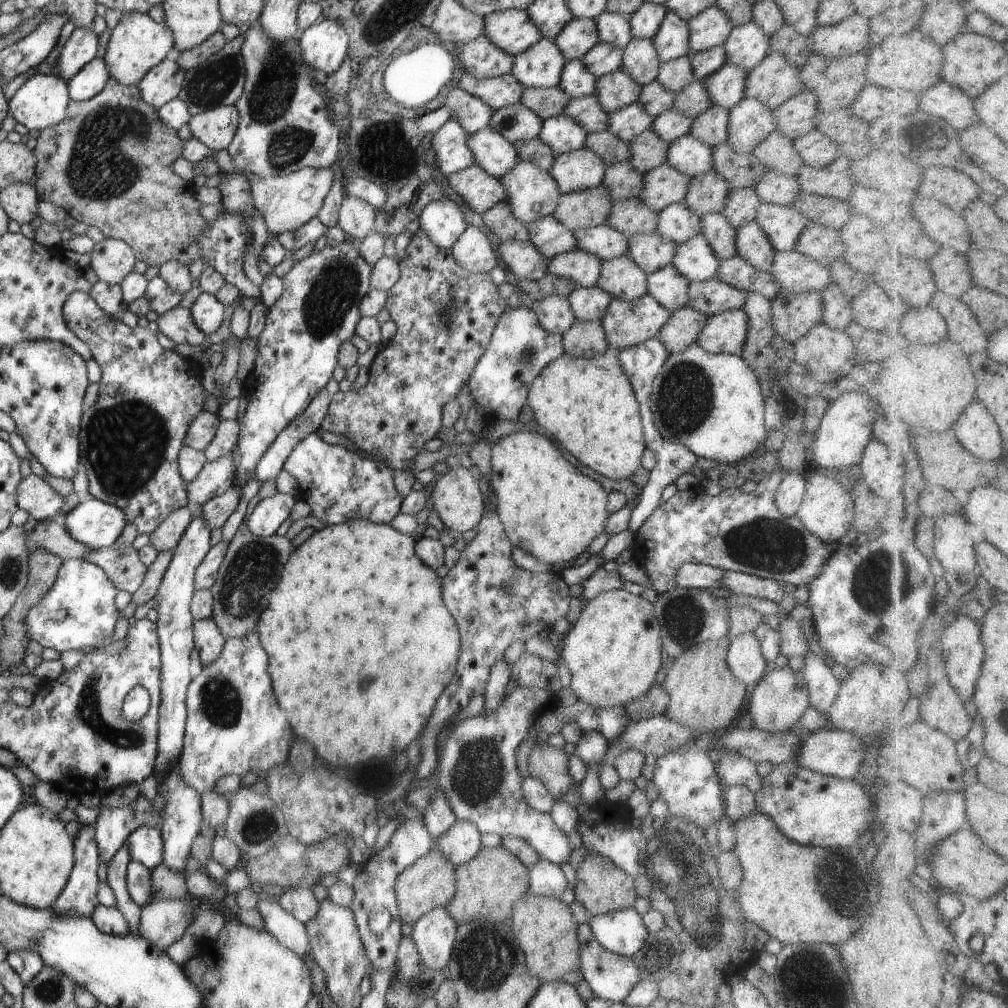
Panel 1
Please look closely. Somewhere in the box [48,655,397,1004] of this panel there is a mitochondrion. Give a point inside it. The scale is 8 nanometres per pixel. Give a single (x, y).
(87, 712)

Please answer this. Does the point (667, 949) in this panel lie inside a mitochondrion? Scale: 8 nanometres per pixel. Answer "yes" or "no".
yes

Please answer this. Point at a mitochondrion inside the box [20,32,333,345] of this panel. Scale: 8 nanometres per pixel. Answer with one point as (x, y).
(110, 154)

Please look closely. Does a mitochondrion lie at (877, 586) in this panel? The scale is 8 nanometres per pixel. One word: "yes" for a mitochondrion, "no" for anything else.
yes

